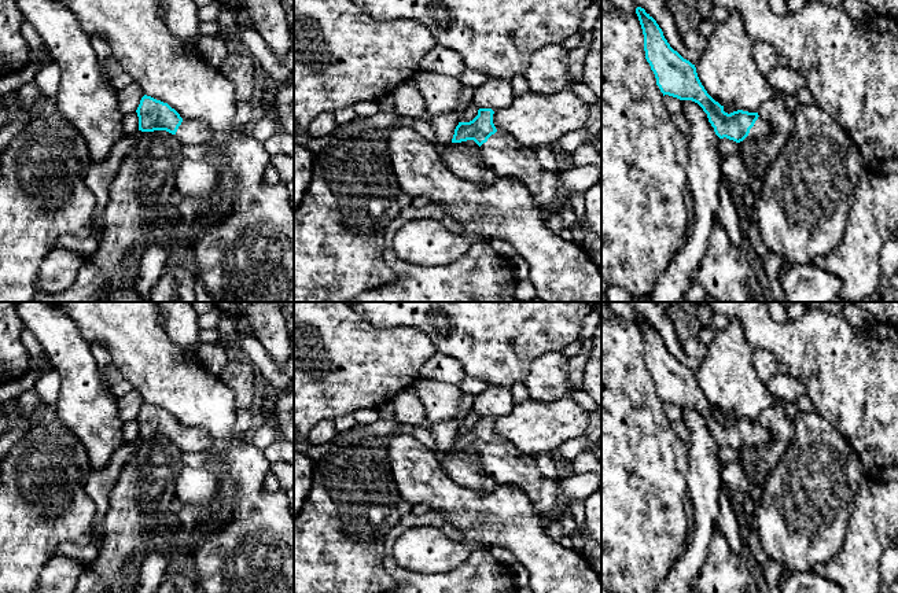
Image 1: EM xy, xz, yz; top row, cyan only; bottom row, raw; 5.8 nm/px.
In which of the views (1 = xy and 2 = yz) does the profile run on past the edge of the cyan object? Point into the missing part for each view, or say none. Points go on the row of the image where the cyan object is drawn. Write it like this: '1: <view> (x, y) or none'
1: xy (191, 132)
2: yz (761, 129)

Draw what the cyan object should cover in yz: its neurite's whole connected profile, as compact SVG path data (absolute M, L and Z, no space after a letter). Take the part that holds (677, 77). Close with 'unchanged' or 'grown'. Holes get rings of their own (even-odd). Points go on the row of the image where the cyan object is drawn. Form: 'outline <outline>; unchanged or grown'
outline M641 7L636 8L636 14L644 34L645 59L663 96L669 95L698 103L707 114L709 122L719 139L726 137L740 143L746 137L765 139L770 136L770 124L758 113L743 110L725 113L724 106L715 102L702 85L695 65L670 47L656 21Z; grown

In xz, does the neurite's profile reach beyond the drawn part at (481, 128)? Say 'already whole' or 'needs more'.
needs more

